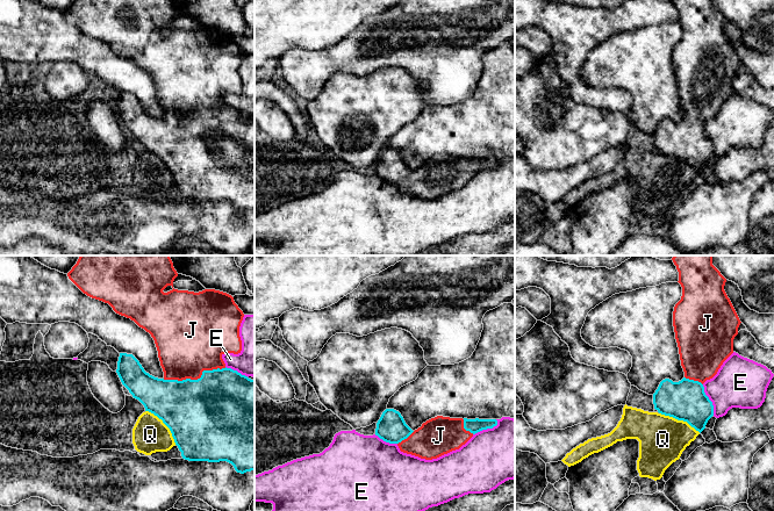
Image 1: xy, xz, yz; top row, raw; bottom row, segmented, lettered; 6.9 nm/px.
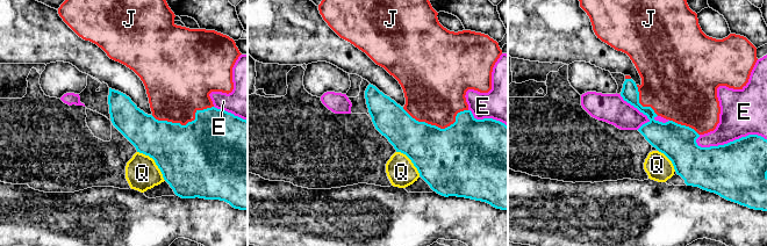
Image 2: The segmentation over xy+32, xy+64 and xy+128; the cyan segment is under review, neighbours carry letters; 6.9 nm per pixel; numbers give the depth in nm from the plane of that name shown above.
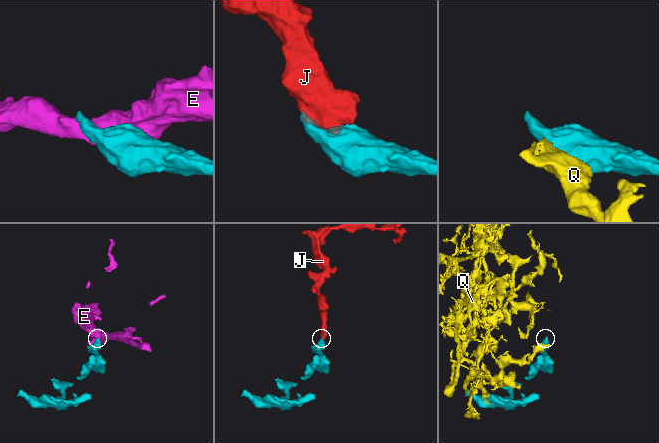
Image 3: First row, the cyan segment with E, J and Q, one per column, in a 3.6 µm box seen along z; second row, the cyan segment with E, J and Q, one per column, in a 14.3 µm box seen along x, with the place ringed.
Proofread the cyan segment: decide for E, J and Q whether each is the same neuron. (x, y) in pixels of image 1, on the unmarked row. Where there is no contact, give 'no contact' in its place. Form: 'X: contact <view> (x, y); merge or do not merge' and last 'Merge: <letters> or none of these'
E: contact yz (709, 139); do not merge
J: contact xy (195, 120); merge
Q: contact xy (164, 163); do not merge
Merge: J

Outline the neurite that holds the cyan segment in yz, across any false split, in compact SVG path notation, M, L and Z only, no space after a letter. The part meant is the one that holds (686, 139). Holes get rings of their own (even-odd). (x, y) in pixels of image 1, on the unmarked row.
M712 0L673 2L682 27L681 39L673 51L673 66L685 117L679 122L662 120L653 134L653 144L659 153L687 161L701 173L714 156L714 145L704 132L703 123L712 118L733 93L733 79L741 62L724 30L726 19L712 5Z

